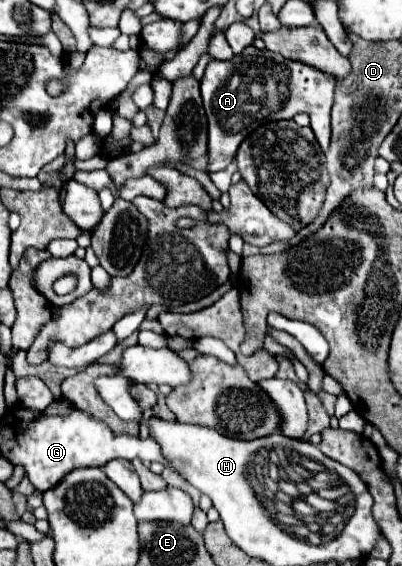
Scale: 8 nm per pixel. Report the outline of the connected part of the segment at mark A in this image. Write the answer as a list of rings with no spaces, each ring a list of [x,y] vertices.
[[[255,46],[245,48],[243,54],[233,56],[229,62],[209,62],[201,80],[201,96],[209,122],[209,162],[205,170],[211,174],[229,166],[229,162],[235,158],[237,146],[247,136],[251,116],[253,120],[291,120],[295,114],[305,112],[311,118],[311,130],[315,132],[321,150],[327,152],[333,90],[335,78],[331,74]]]

